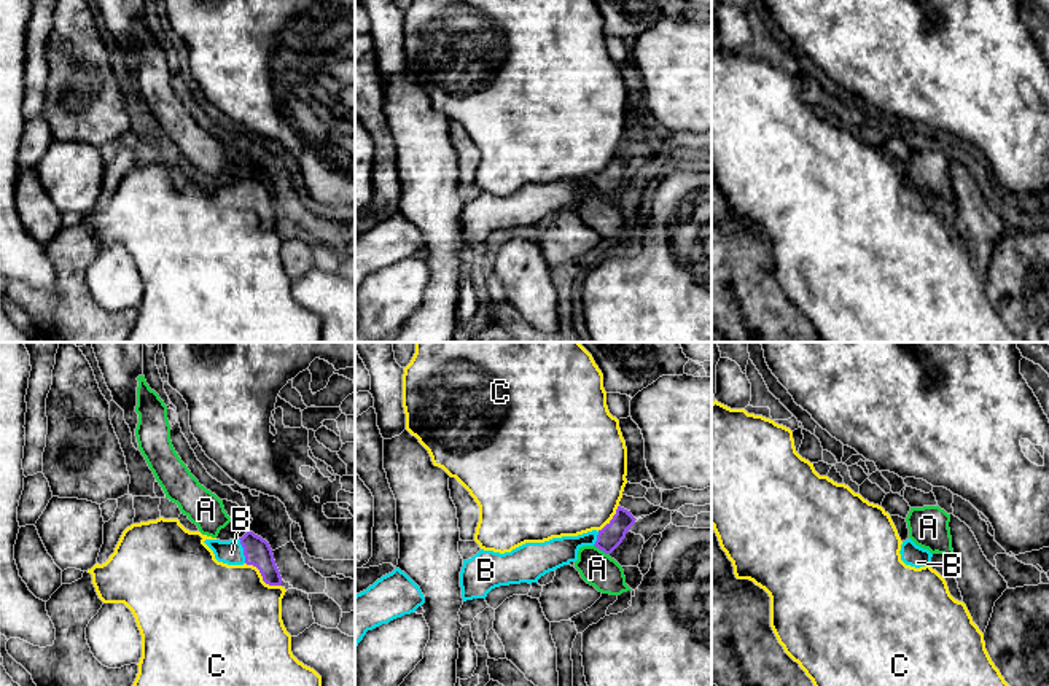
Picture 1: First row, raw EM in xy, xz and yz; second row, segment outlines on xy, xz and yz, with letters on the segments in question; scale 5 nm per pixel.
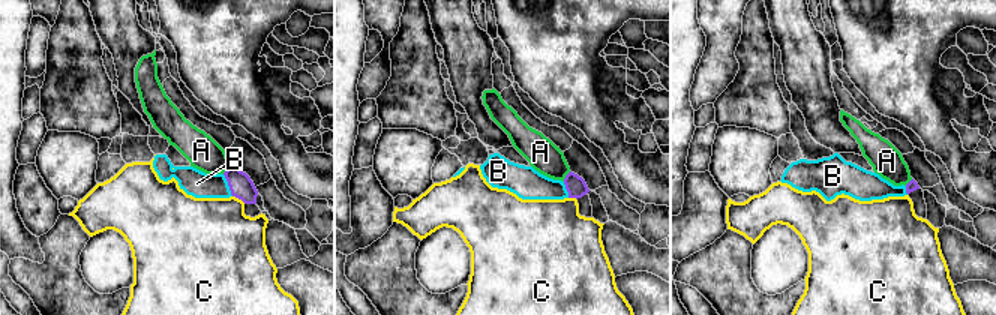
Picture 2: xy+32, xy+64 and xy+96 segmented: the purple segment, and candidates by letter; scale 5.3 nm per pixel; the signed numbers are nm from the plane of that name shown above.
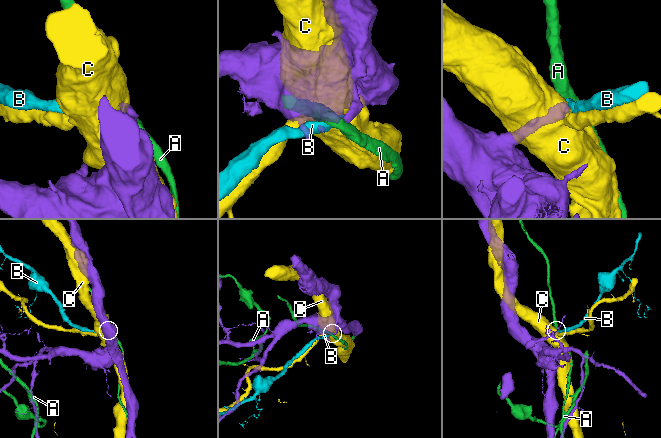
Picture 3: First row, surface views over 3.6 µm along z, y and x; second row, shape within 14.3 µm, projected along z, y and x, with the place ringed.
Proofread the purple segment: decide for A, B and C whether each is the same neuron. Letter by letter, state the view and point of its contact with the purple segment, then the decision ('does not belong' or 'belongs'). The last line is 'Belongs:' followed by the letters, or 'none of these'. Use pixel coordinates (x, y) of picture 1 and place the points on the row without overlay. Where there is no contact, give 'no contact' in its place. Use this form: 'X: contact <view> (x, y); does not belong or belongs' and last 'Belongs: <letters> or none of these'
A: contact xz (602, 193); does not belong
B: contact xy (244, 194); belongs
C: contact xy (263, 222); does not belong
Belongs: B

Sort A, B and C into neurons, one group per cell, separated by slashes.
A / B / C

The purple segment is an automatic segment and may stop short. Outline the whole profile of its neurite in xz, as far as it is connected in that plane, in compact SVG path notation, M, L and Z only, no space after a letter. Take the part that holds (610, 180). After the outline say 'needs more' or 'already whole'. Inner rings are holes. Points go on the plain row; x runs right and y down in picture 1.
M618 150L613 162L602 172L578 180L552 181L544 186L525 186L511 196L481 193L476 199L463 204L460 231L463 245L486 242L500 229L538 226L541 220L570 205L578 204L583 189L595 189L611 197L635 167L630 154Z; needs more

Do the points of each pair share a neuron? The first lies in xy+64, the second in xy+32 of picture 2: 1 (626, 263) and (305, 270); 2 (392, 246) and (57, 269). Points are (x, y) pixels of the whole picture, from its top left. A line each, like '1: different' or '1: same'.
1: different
2: same

